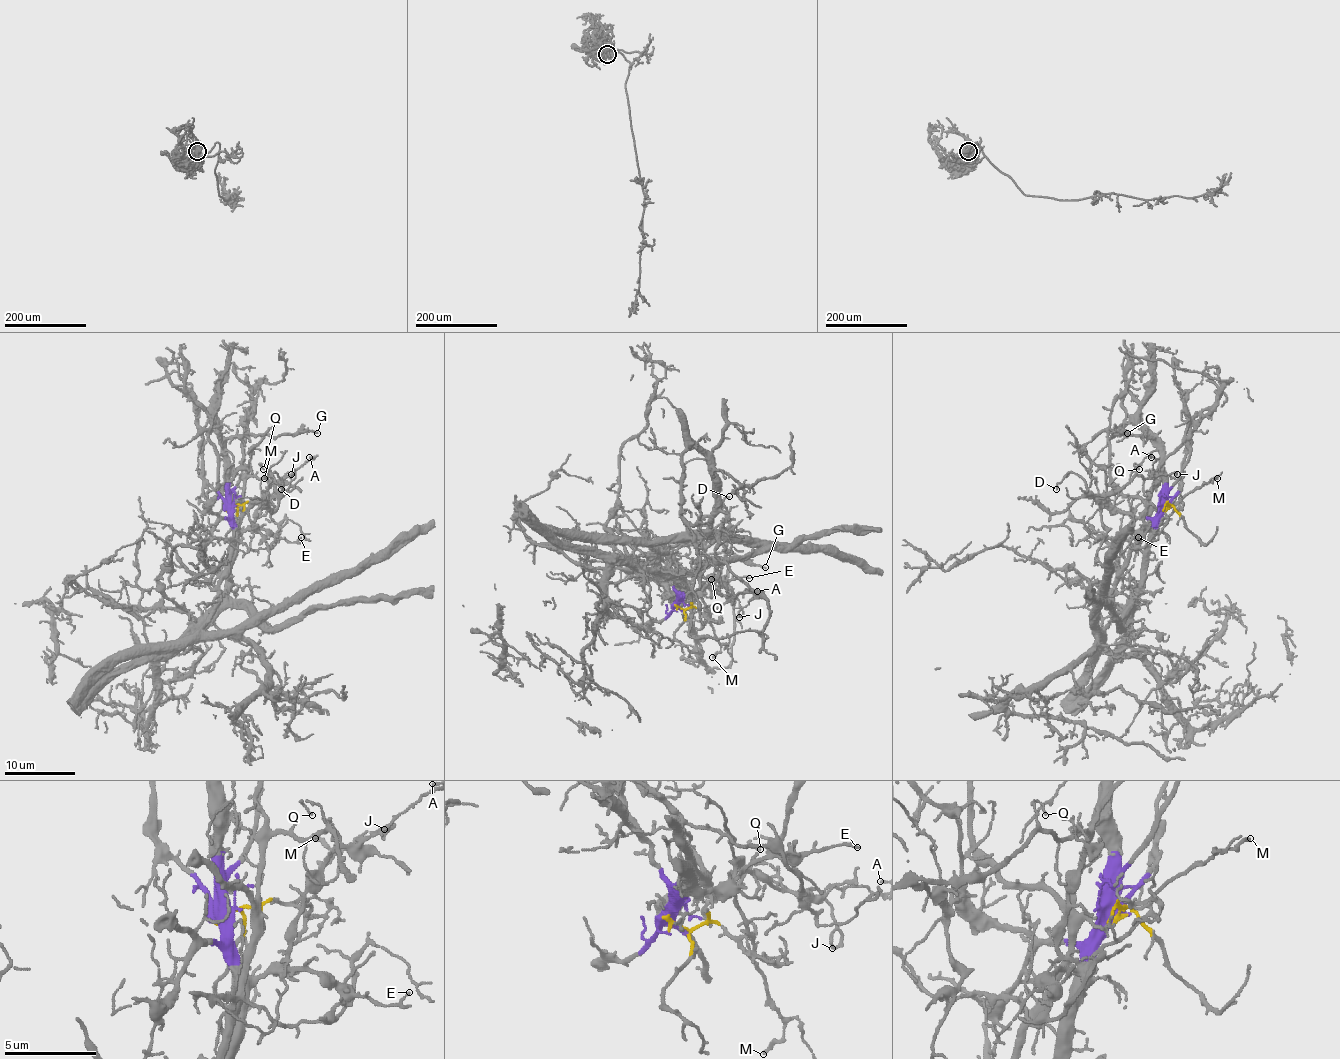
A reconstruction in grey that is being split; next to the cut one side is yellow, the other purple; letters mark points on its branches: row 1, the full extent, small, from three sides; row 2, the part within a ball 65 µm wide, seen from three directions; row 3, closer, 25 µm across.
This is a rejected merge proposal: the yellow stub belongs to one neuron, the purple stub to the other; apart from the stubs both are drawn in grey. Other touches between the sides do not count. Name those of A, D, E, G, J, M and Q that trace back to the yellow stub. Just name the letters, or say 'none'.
D, M, Q

